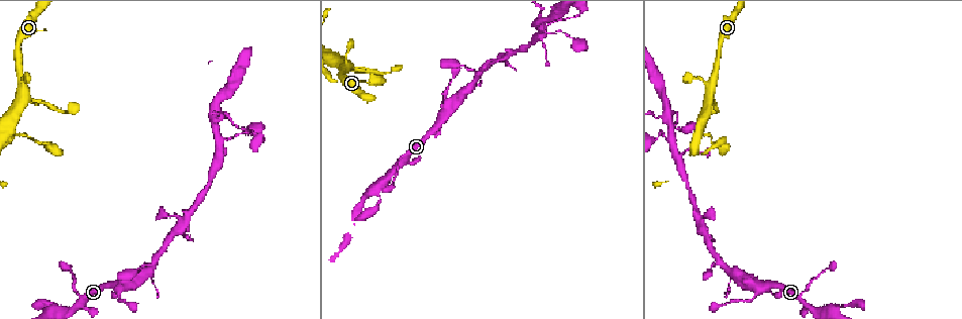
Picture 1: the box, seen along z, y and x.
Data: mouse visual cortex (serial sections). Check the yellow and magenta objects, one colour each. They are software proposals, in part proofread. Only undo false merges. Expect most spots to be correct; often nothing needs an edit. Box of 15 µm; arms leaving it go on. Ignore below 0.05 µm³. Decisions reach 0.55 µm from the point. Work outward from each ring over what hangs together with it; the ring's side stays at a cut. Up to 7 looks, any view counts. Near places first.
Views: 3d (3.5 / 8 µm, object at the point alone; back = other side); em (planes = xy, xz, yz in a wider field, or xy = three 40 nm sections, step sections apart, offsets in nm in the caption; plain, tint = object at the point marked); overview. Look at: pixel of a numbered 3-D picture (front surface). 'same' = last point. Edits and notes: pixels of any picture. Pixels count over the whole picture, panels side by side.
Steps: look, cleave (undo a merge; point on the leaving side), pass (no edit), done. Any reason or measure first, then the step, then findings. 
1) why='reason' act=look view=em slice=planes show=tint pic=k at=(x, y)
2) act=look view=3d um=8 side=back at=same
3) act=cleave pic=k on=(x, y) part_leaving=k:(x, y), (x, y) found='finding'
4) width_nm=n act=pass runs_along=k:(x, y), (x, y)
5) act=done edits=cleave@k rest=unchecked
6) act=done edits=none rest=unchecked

why='abrupt turn' act=look view=3d um=3.5 pic=1 at=(8, 130)

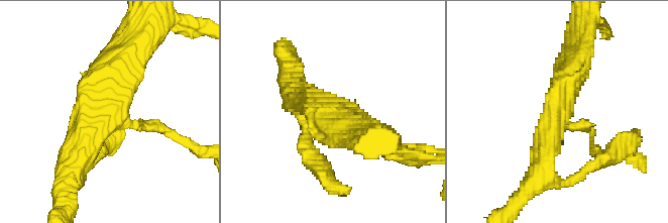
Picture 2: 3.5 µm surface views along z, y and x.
arms=3 arm_widths_nm=150,450,450 why='now the EM' act=look view=em slice=xy step=1 show=tint pic=2 at=(338, 106)

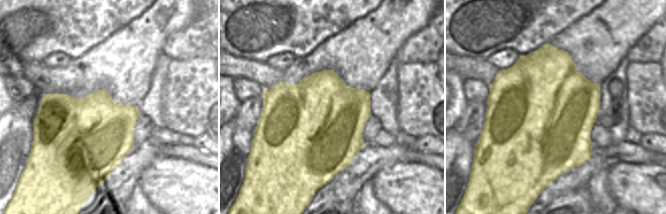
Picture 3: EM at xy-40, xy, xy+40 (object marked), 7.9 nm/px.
act=pass runs_along=2:(126, 57), (107, 106), (159, 128) found='all the same cell'

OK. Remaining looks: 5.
why='sudden change in width' act=look view=3d um=3.5 pic=1 at=(702, 220)

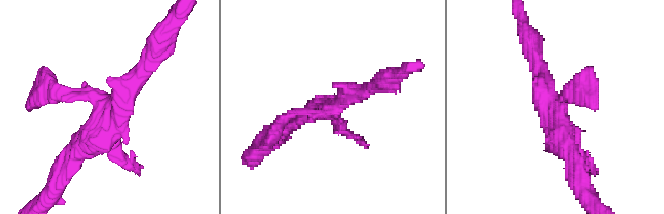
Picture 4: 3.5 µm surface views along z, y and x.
act=look view=em slice=xy step=2 show=tint pic=4 at=(559, 116)

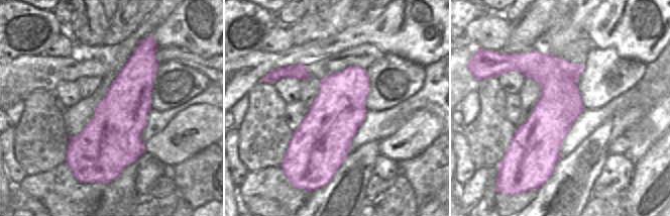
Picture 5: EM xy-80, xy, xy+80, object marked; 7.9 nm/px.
act=pass runs_along=5:(532, 54), (548, 74), (545, 172) found='continuous, no second cell'

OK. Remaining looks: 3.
why='abrupt turn' act=look view=3d um=3.5 pic=1 at=(668, 114)

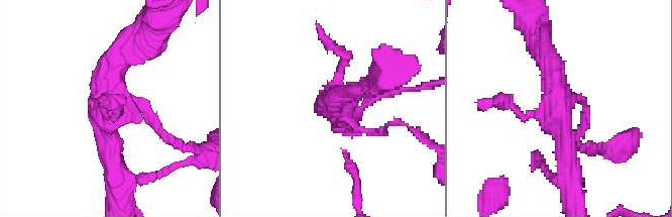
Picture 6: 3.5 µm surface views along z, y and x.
act=look view=em slice=xy step=3 show=tint pic=6 at=(555, 104)

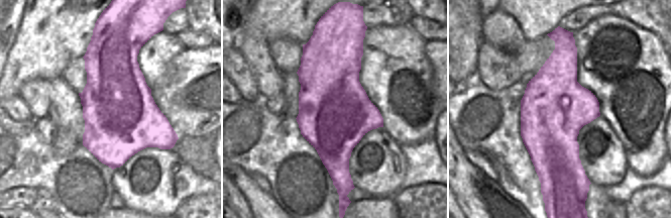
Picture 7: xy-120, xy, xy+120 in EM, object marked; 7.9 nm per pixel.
act=pass runs_along=6:(568, 169), (543, 47) found='continuous, no second cell'

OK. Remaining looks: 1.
act=done edits=none rest=unchecked

